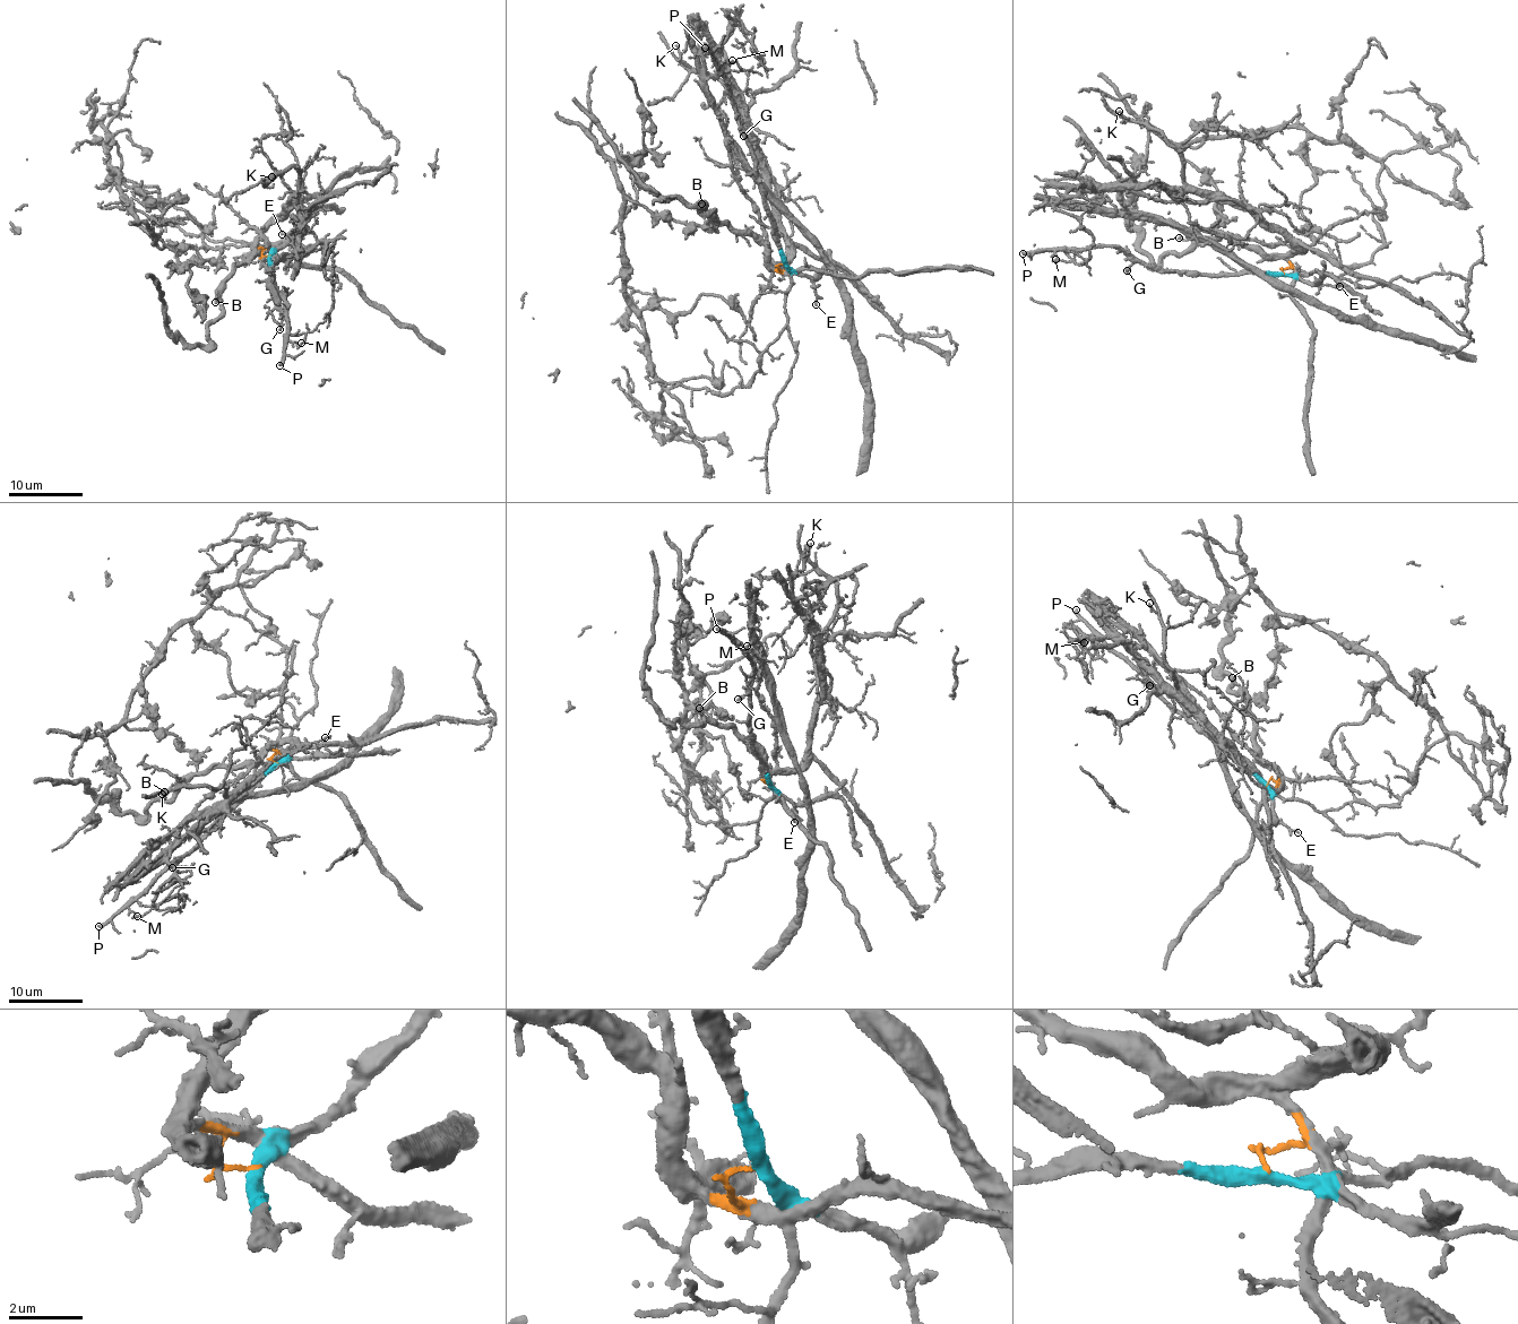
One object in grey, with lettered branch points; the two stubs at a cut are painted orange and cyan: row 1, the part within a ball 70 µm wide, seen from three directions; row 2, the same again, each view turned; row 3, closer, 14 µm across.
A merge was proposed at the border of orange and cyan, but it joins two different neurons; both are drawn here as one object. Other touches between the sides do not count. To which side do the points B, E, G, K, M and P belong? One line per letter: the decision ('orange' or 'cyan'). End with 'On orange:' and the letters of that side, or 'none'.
B: orange
E: cyan
G: cyan
K: orange
M: cyan
P: cyan
On orange: B, K

